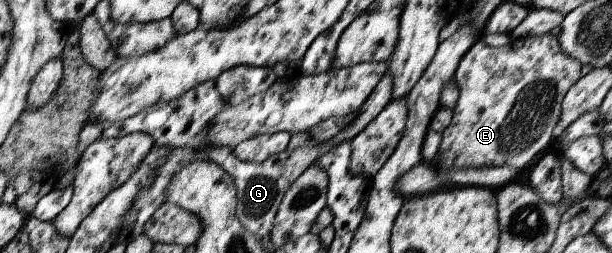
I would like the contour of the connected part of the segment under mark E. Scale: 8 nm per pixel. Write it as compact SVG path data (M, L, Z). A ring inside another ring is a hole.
M544 33L520 37L506 45L491 47L479 38L461 58L454 73L459 99L453 108L451 123L441 134L438 161L433 163L441 173L453 169L483 169L485 167L513 167L522 171L535 164L539 153L545 154L554 146L554 127L562 112L565 94L581 79L581 63L567 57L559 47L558 36Z

